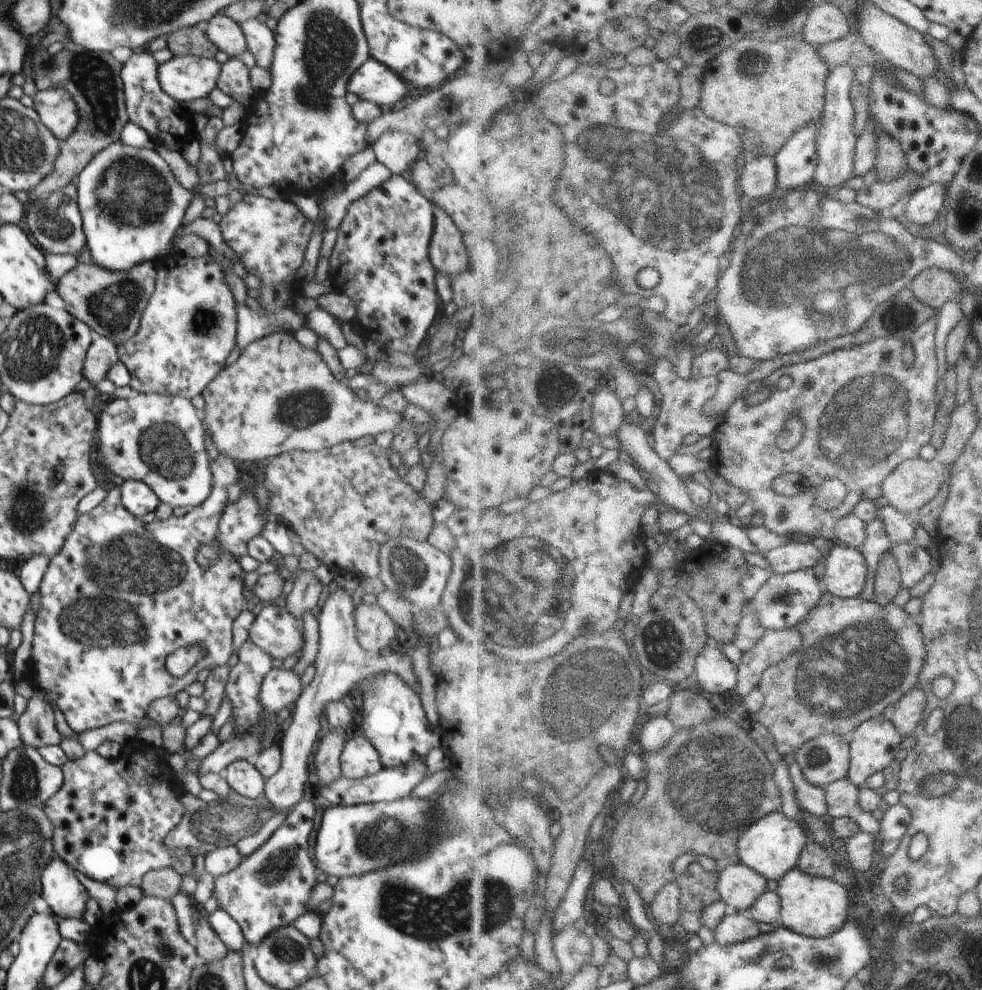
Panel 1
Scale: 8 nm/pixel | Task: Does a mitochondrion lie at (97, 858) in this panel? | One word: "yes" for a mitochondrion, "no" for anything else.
no

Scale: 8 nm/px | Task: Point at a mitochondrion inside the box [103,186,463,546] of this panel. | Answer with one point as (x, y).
(163, 448)

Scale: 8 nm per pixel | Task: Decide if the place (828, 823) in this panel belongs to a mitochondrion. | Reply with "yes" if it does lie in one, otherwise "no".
no

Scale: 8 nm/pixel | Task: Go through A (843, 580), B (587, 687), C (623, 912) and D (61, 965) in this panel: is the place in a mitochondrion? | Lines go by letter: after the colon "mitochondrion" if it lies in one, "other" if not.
A: other
B: mitochondrion
C: other
D: other

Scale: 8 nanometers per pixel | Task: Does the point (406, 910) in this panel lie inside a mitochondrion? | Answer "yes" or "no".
yes

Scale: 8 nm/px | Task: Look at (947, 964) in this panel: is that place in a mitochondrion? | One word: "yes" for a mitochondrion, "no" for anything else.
yes

